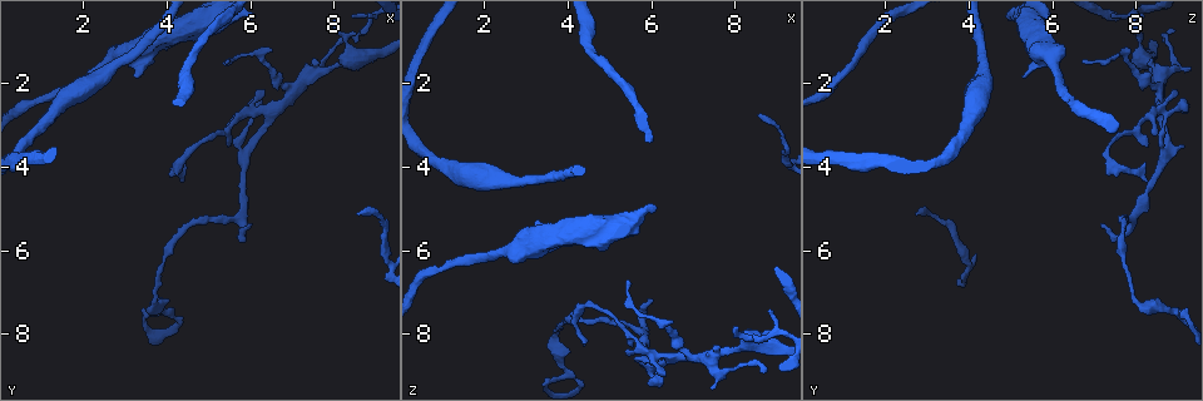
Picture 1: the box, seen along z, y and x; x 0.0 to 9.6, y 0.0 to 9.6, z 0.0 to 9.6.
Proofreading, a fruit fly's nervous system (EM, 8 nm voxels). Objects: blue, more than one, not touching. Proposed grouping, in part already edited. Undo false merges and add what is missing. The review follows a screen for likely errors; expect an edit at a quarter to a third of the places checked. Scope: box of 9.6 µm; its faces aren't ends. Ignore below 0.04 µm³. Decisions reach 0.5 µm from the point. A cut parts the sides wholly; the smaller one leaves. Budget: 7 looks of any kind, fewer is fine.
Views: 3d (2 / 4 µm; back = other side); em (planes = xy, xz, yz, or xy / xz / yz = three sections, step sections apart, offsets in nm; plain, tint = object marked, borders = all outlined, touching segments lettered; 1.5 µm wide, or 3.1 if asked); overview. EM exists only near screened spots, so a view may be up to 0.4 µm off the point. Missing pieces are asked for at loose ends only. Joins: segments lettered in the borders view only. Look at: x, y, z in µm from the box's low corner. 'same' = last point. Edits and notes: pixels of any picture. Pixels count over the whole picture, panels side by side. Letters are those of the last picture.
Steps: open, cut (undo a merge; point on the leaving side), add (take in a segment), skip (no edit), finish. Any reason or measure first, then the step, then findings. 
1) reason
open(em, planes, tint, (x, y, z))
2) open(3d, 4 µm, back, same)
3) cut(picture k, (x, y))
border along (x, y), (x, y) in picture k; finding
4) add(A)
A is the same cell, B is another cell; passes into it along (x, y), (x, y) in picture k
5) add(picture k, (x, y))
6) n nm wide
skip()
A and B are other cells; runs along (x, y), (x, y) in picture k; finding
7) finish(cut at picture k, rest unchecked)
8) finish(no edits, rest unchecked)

open(3d, 2 µm, (1.20, 2.75, 4.05))

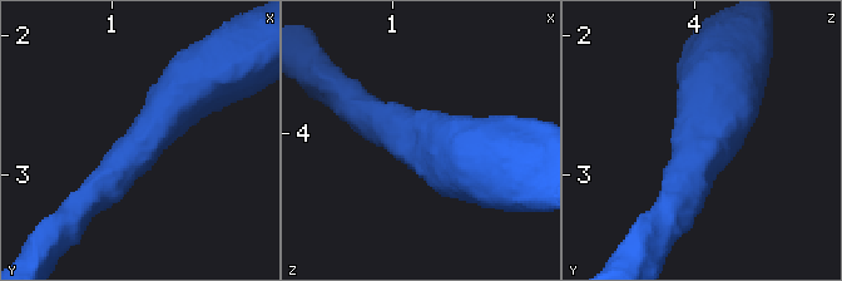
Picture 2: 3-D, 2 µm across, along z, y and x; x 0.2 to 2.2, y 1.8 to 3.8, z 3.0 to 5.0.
arms of 240, 550 nm; shape alone is not enough
open(em, planes, borders, (1.18, 2.80, 4.10))

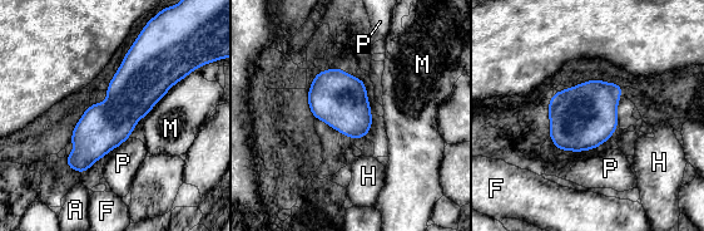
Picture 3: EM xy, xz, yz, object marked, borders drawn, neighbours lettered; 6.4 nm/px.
skip()
A, F, H, M and P are other cells; border along (128, 137), (114, 150) in picture 3; one neuron here

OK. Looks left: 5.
thick turns thin
open(3d, 4 µm, (2.40, 1.65, 6.10))

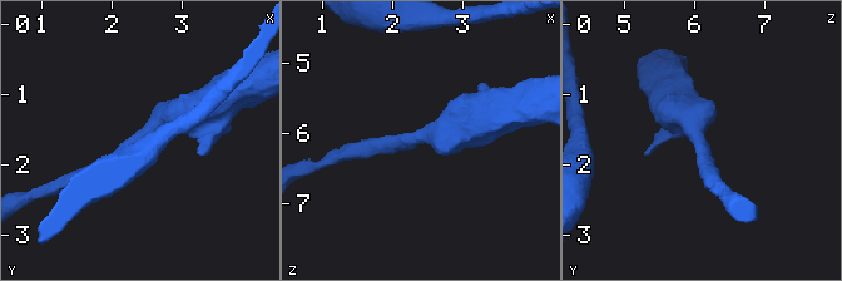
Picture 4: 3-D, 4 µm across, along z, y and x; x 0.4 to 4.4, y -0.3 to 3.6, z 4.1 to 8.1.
arms of 180, 440 nm
open(em, yz, step 4, borders, (2.40, 1.60, 6.10))

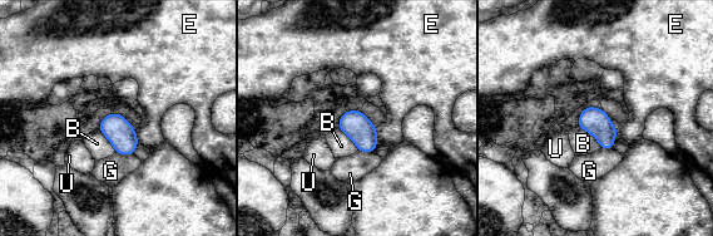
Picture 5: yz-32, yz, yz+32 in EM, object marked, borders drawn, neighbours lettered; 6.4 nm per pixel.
open(em, planes, borders, same)

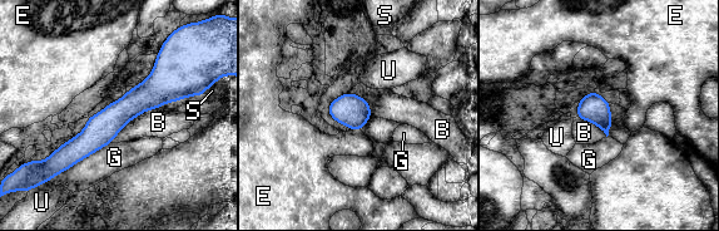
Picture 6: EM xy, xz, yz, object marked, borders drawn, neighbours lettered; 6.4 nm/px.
140 nm wide; B touches over 400 nm
skip()
B, E, G, S and U are other cells; continuous, no second neuron

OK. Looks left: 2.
finish(no edits, rest unchecked)

